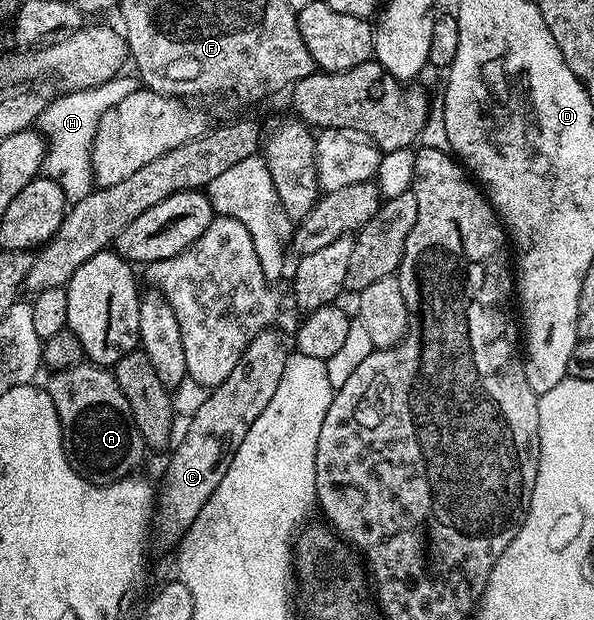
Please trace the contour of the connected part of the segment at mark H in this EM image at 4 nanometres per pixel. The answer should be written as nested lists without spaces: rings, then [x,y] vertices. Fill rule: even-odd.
[[[115,75],[111,81],[87,90],[70,91],[63,97],[52,98],[36,121],[39,132],[46,138],[46,153],[42,172],[48,179],[55,180],[63,189],[70,204],[78,203],[90,194],[93,181],[93,143],[103,115],[127,97],[127,94],[140,90],[140,78],[130,75]]]

